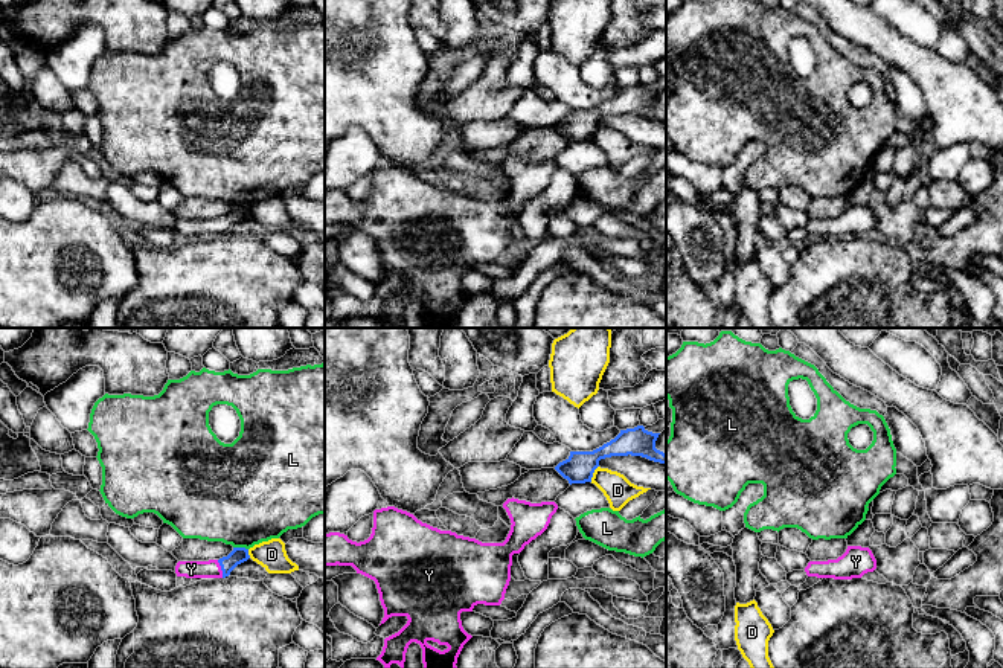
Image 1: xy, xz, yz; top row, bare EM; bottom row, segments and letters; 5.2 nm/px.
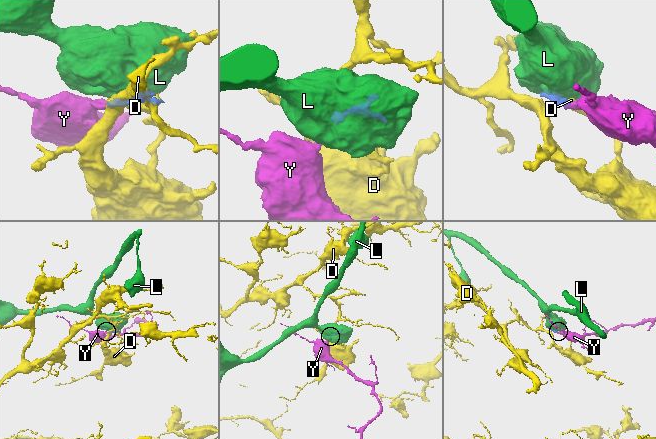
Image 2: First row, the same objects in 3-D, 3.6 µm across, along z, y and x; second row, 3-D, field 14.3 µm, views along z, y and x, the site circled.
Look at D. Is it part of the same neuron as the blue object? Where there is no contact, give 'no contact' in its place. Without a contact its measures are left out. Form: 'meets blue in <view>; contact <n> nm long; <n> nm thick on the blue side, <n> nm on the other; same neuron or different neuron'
meets blue in xz; contact 100 nm long; 160 nm thick on the blue side, 150 nm on the other; different neuron

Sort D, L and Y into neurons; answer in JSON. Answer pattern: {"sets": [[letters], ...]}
{"sets": [["D"], ["L"], ["Y"]]}

